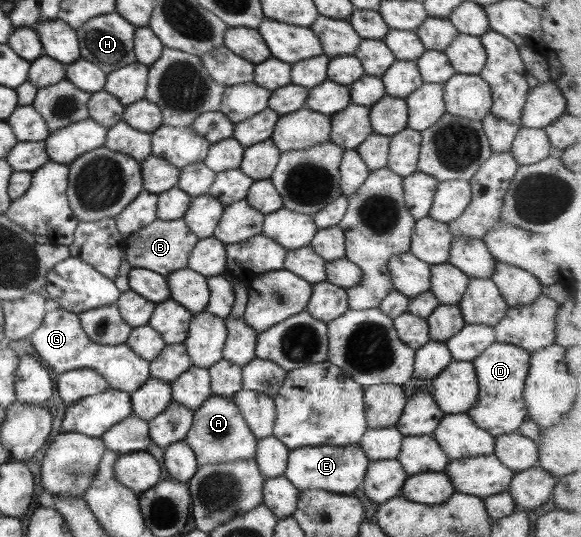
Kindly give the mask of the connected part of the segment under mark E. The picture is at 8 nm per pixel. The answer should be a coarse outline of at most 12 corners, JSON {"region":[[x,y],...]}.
{"region":[[359,446],[289,450],[283,476],[300,491],[353,495]]}

